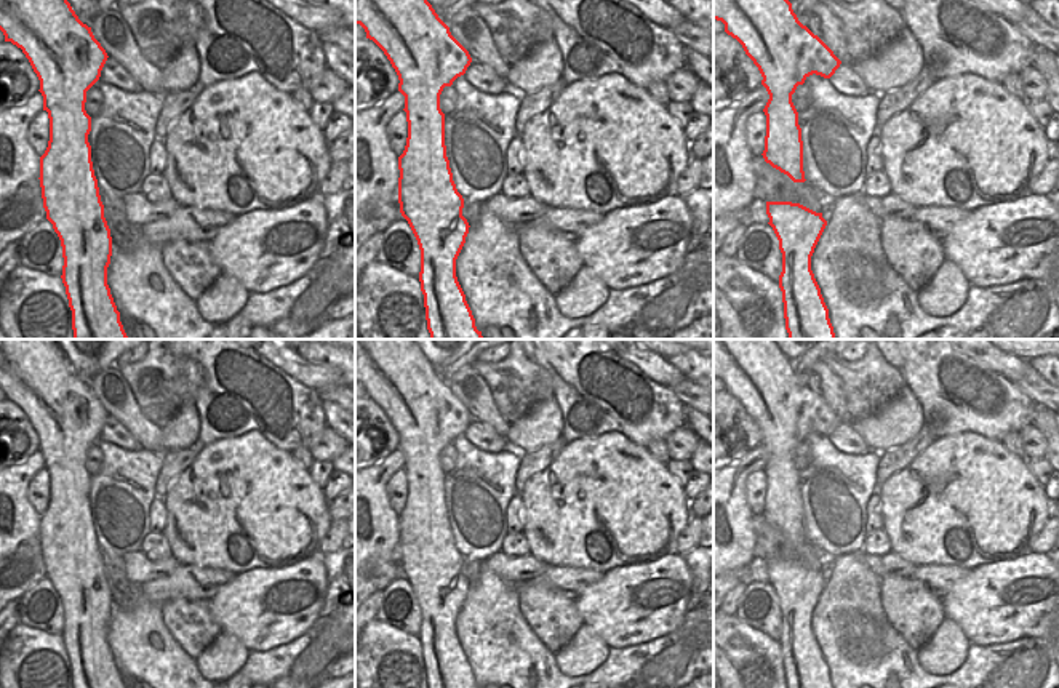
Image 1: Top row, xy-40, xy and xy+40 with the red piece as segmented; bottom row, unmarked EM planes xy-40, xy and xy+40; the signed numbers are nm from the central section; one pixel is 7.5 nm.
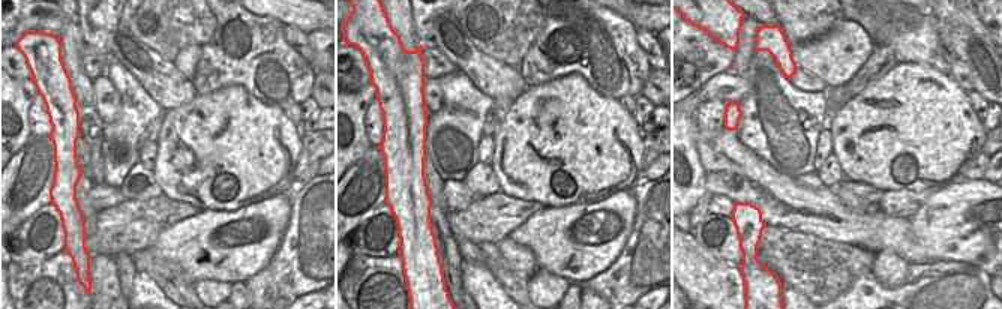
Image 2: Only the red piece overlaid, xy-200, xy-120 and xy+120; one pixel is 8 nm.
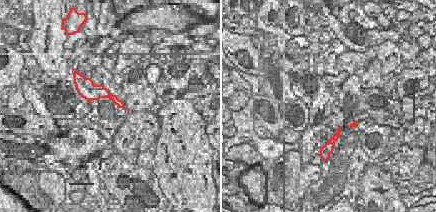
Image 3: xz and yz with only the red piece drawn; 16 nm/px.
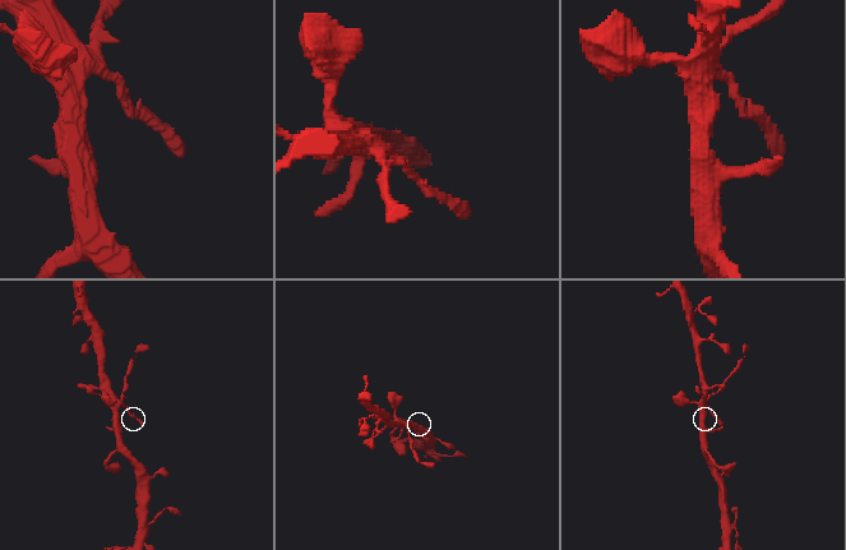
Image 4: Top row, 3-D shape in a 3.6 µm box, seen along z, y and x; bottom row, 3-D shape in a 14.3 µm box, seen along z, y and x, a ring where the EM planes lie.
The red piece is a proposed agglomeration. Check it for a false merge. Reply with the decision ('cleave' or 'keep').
keep

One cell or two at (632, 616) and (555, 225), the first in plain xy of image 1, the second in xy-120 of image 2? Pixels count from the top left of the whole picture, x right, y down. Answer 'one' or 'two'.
one

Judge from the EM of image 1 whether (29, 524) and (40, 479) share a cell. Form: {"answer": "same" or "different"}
{"answer": "different"}

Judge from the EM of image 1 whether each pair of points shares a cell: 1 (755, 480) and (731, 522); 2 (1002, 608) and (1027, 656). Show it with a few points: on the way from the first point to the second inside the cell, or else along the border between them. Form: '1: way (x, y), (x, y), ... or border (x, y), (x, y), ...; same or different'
1: border (762, 468), (746, 480), (746, 501), (754, 514); different
2: border (1042, 636), (1021, 636), (1007, 642), (981, 645); different

